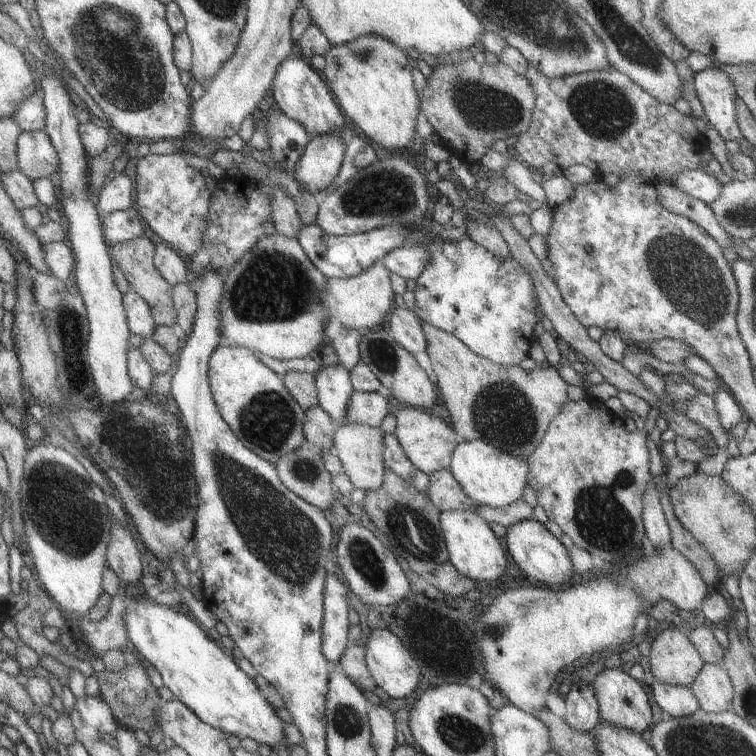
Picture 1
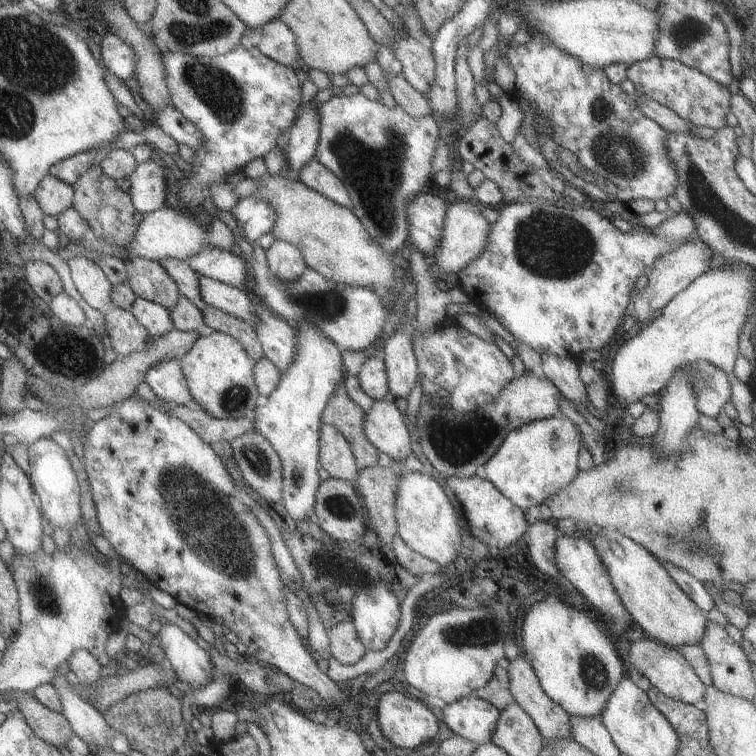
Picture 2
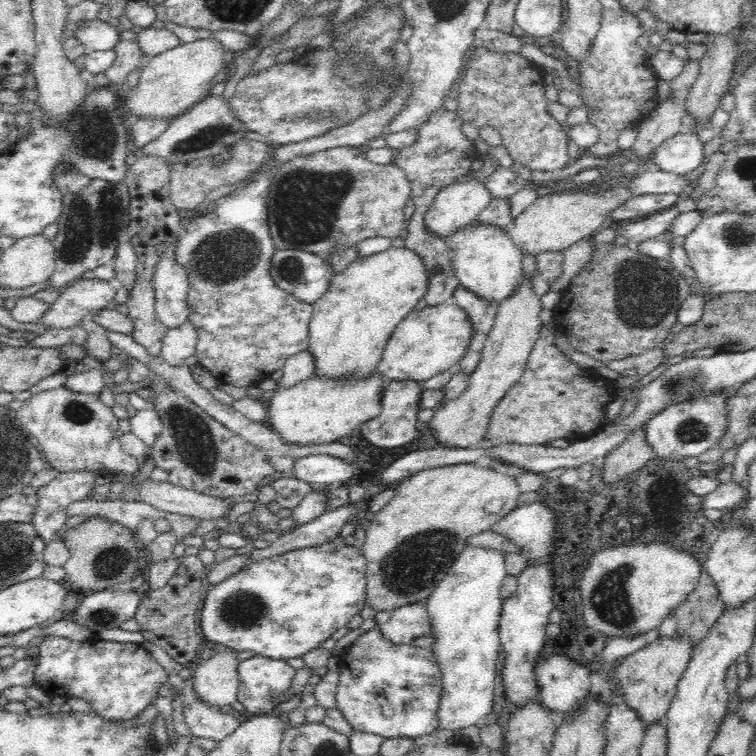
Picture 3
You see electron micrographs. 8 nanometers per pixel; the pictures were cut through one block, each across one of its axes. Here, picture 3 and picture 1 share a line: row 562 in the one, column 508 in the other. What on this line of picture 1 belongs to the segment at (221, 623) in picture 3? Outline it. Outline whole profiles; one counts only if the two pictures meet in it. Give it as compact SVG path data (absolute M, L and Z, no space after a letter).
M462 235L459 240L425 240L422 246L429 249L428 264L421 270L416 280L415 306L413 311L422 322L430 323L436 328L453 334L470 350L492 362L503 365L518 365L528 356L528 350L537 340L534 326L543 317L537 314L541 311L535 295L535 284L531 276L510 255L499 257L488 252L483 246L477 245L468 235Z

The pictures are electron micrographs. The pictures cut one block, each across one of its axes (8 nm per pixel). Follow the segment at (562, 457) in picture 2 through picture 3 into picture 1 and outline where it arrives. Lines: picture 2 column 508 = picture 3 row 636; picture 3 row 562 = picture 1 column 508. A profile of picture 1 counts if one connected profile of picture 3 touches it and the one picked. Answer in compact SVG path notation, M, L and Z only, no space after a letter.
M482 439L471 441L460 440L452 451L448 466L454 478L460 483L462 490L477 505L503 507L523 498L529 490L529 464L526 459L496 448Z

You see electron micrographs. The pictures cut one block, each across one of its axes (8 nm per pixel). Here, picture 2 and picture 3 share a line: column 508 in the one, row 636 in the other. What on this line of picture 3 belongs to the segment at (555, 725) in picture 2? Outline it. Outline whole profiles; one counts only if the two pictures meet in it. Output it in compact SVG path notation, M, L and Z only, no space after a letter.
M678 635L658 637L653 643L621 659L615 667L618 686L622 689L619 701L632 707L644 726L664 719L676 694L676 686L680 684L686 668L692 658L692 643L688 637Z

